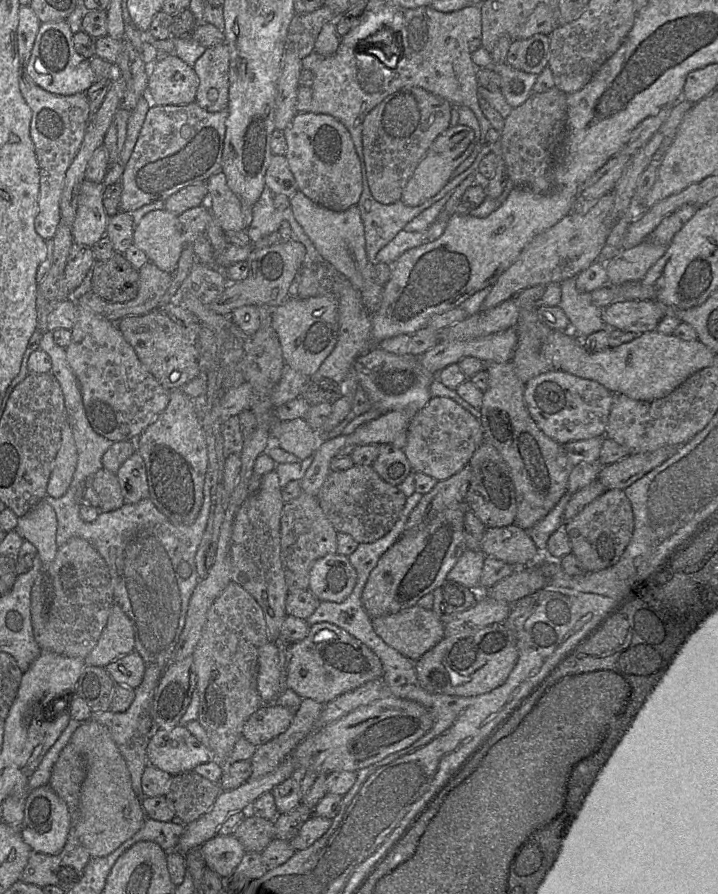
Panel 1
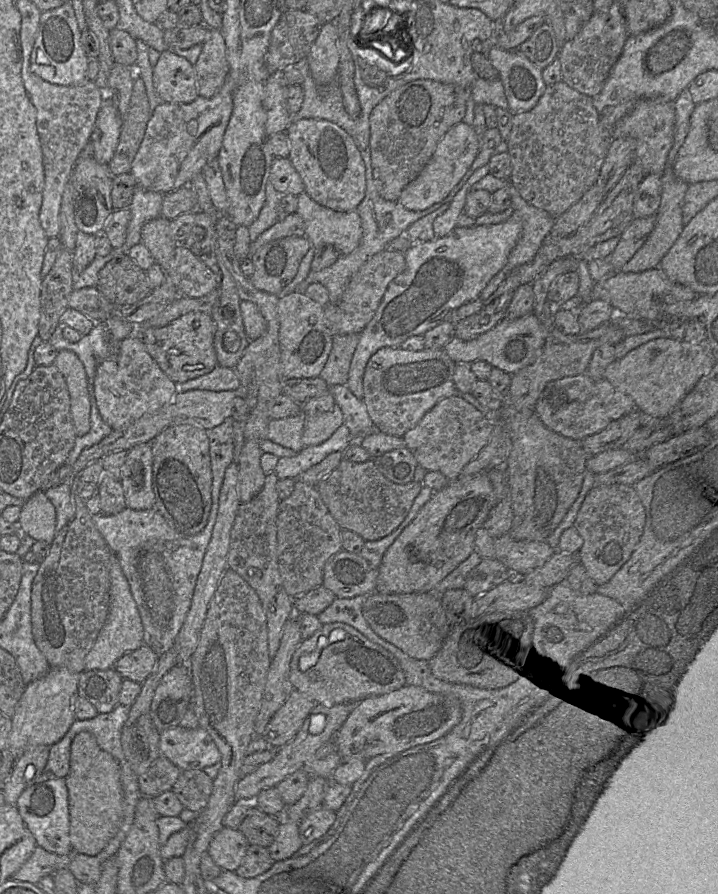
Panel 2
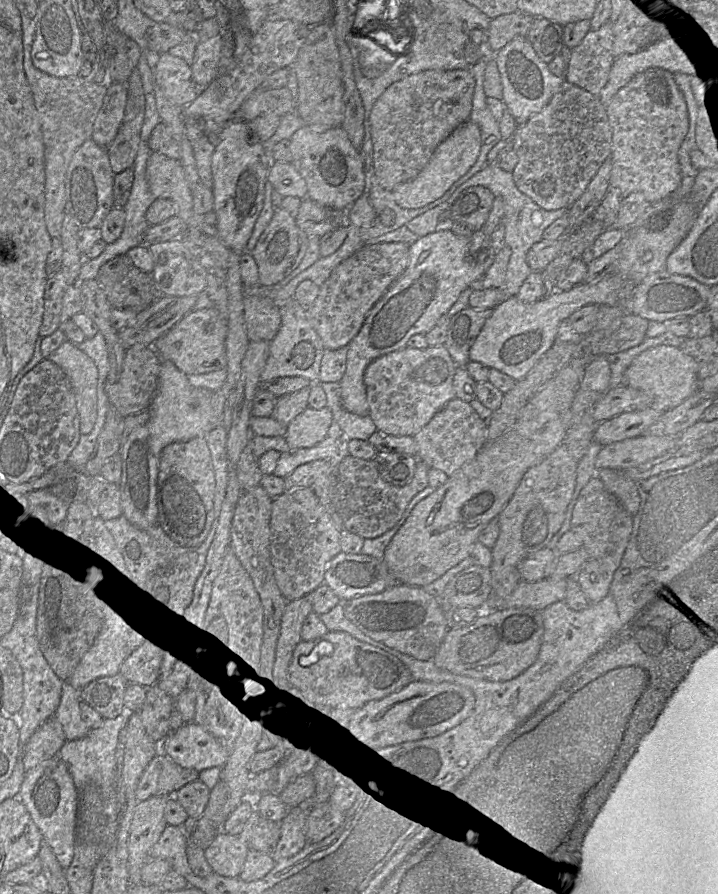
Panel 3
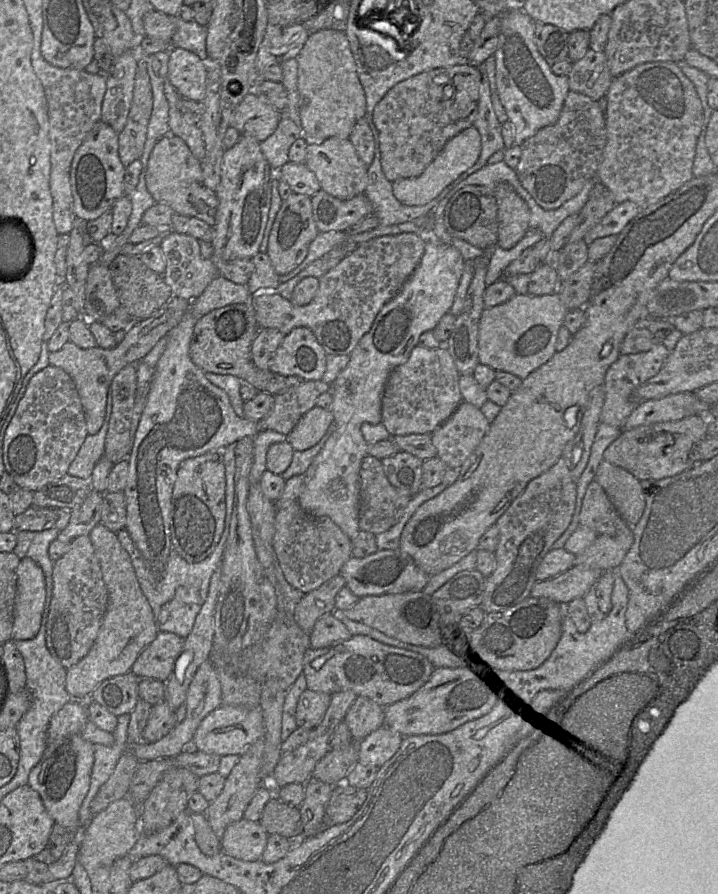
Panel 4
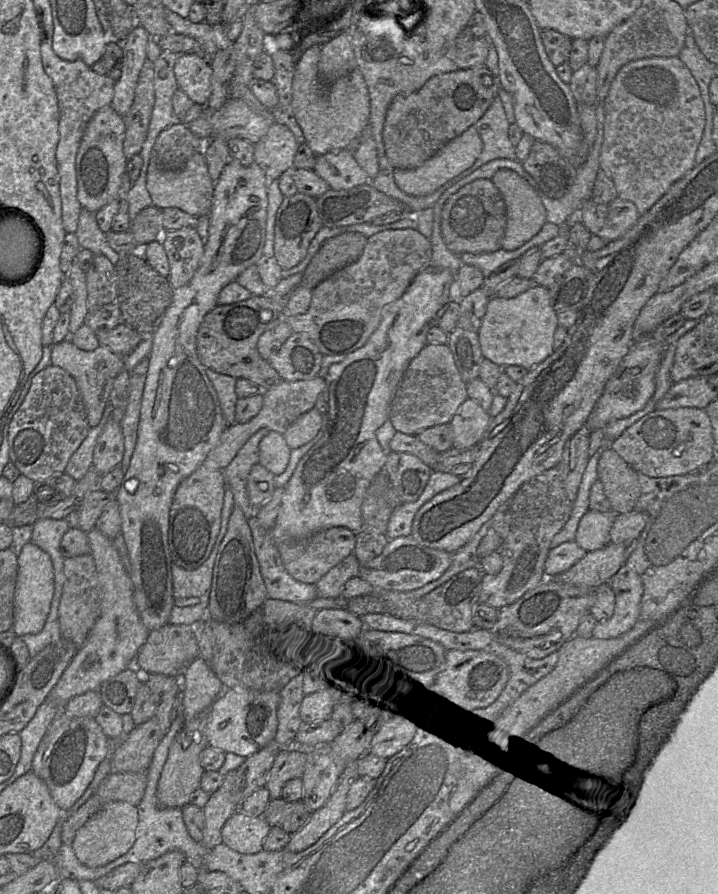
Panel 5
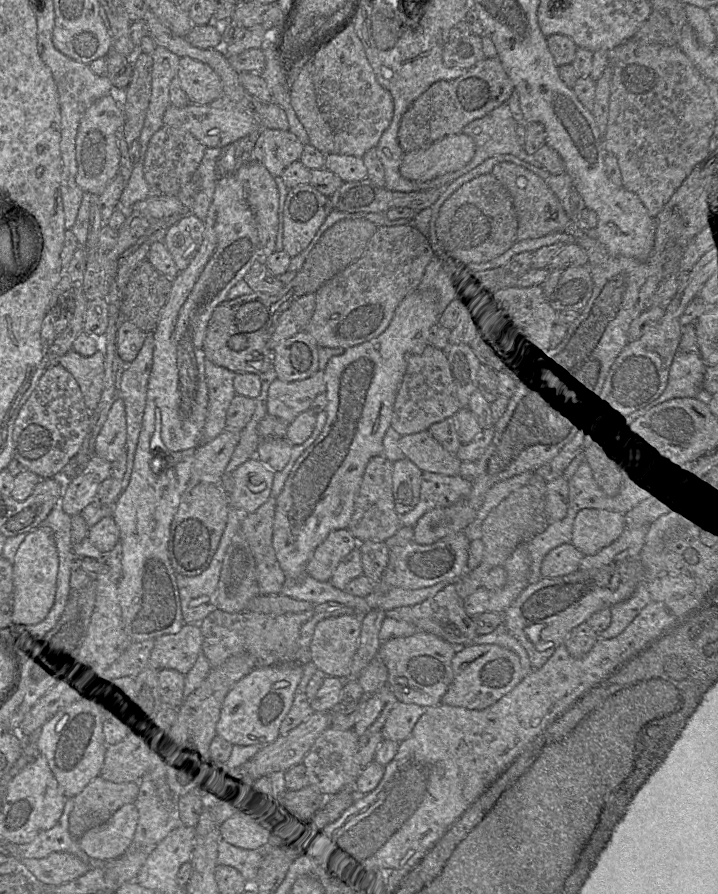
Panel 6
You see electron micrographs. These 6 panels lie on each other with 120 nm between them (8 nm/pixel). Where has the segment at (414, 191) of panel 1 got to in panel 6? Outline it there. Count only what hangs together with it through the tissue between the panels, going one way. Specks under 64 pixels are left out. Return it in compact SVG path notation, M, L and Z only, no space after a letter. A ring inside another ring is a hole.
M464 132L445 136L426 148L405 153L400 174L412 181L429 181L461 169L475 152L474 139Z

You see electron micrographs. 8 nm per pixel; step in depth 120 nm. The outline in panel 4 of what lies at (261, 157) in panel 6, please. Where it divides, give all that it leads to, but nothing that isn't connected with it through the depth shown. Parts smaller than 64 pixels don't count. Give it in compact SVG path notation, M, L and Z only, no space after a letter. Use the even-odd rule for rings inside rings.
M281 117L276 130L260 142L261 151L274 171L289 161L288 151L293 142L302 136L302 130L288 117Z

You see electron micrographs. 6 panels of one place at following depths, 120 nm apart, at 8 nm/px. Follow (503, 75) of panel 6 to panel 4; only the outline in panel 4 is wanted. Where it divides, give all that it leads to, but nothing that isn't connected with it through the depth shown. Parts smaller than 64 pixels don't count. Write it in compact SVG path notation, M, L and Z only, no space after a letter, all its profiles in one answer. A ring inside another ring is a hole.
M473 64L441 67L394 85L375 105L372 121L378 131L383 174L390 182L419 176L455 135L473 125L482 73Z

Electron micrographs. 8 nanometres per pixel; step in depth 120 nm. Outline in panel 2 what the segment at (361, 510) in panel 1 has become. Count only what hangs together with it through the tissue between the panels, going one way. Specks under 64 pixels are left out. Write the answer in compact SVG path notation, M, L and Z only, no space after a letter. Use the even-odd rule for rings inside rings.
M343 458L338 467L316 486L341 530L354 532L365 541L382 539L396 530L422 488L422 482L411 481L405 485L390 482L377 470L372 459L354 463Z

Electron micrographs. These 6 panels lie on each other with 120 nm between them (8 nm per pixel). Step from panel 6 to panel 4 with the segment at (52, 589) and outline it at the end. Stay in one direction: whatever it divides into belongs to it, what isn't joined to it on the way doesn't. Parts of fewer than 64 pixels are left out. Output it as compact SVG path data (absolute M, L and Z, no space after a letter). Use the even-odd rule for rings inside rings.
M25 556L17 567L13 640L34 638L41 626L46 599L45 576L41 567Z

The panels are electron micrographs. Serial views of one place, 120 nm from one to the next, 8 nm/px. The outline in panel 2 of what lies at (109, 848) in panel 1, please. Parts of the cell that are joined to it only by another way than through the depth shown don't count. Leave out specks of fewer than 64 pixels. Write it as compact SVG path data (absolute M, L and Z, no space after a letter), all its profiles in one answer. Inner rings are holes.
M82 731L71 742L70 768L65 780L69 793L70 840L73 851L88 856L95 856L116 835L122 821L122 794L119 765L112 755L98 745L93 734Z

